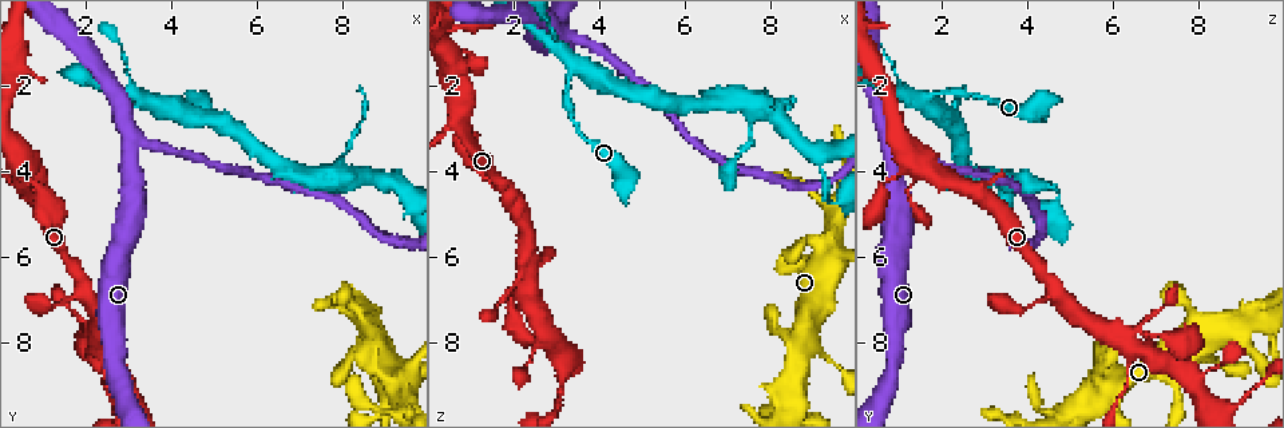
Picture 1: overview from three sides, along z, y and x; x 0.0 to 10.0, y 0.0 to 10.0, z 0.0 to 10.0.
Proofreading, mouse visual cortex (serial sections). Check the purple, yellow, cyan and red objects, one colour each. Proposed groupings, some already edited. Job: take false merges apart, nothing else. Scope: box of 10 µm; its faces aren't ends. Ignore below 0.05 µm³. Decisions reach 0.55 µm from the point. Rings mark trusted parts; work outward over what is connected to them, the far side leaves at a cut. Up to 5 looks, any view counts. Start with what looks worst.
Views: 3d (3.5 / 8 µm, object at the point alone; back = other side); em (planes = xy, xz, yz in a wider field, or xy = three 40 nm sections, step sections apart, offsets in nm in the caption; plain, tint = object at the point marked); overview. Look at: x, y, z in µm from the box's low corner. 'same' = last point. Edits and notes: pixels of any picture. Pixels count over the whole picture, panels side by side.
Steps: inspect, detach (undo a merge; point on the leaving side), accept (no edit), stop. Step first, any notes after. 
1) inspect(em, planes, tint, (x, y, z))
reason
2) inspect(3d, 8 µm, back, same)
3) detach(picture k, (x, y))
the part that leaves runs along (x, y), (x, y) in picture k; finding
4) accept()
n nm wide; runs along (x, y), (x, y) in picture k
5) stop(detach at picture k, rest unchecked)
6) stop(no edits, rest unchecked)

inspect(3d, 8 µm, (3.05, 3.35, 0.85))
branch point

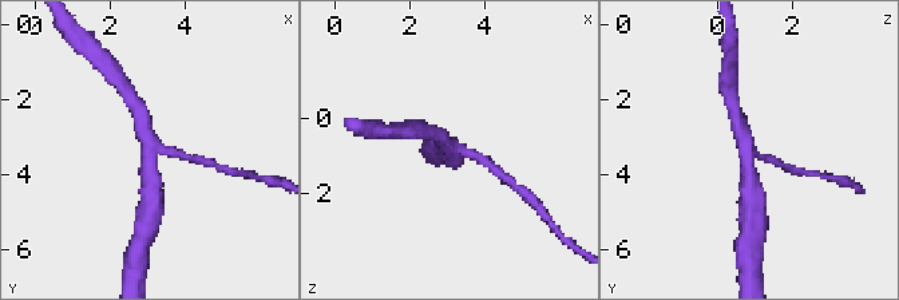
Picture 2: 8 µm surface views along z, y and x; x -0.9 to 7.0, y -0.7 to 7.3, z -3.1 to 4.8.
inspect(3d, 3.5 µm, same)
closer look

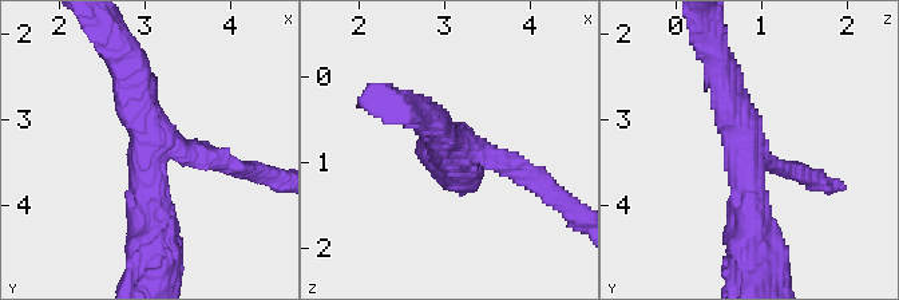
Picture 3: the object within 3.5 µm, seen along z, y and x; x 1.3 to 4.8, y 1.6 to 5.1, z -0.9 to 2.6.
inspect(em, xy, step 3, tint, (3.10, 3.35, 0.85))
need the tissue

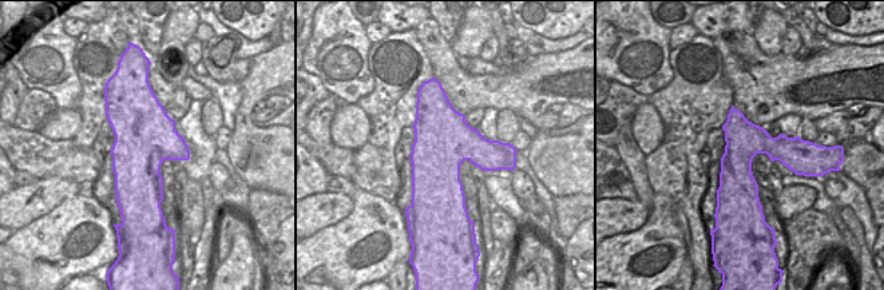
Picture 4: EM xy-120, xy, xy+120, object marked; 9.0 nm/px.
accept()
arms of 250, 400, 500 nm; runs along (753, 239), (747, 153), (723, 70) in picture 3; continuous, no second cell

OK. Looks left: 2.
inspect(3d, 3.5 µm, (8.50, 8.00, 9.00))
looks like a crossing

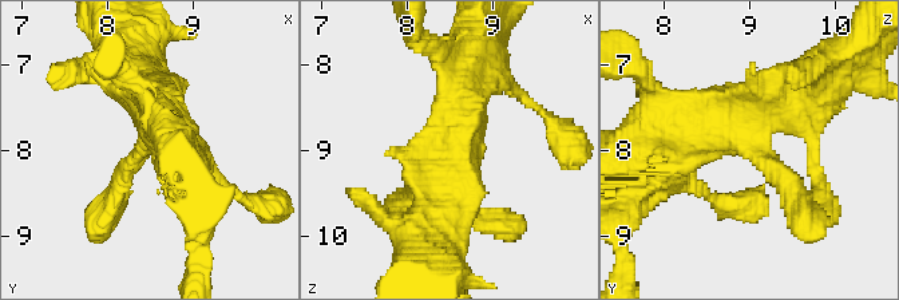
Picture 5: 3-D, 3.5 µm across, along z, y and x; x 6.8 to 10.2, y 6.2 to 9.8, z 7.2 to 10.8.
inspect(em, xy, step 3, tint, (8.50, 7.95, 9.10))
shape alone is not enough

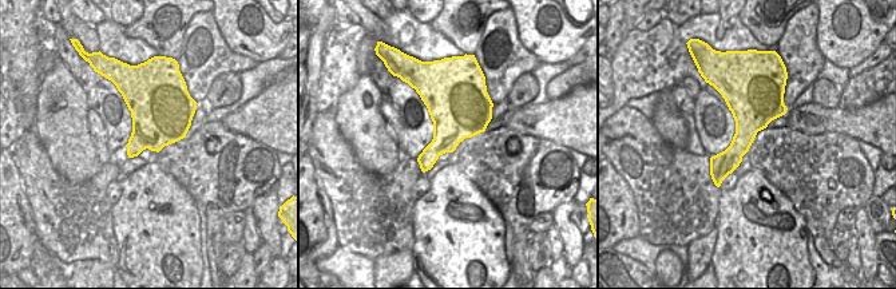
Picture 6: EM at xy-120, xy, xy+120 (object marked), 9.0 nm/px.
accept()
460 nm wide; runs along (682, 141), (806, 95), (830, 67) in picture 5; all the same cell

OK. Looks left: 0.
stop(no edits, rest unchecked)

